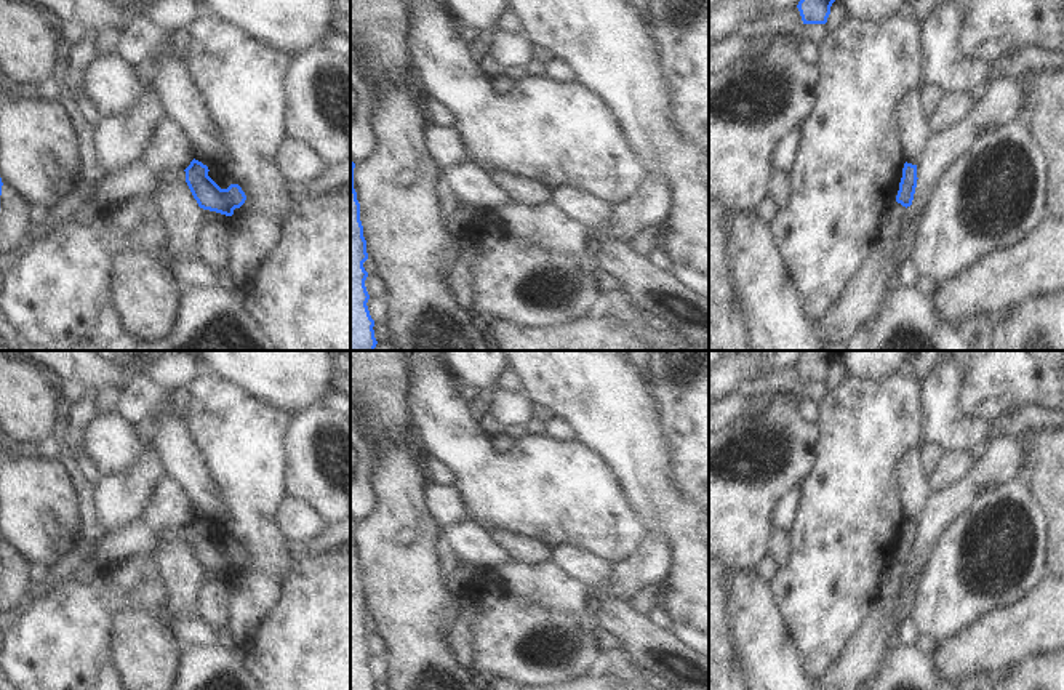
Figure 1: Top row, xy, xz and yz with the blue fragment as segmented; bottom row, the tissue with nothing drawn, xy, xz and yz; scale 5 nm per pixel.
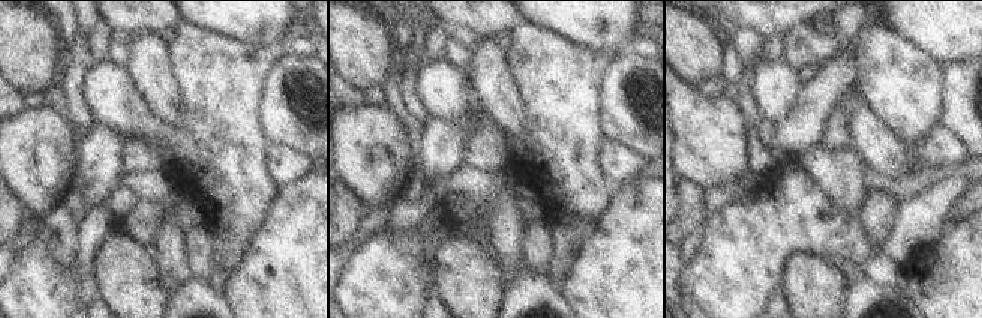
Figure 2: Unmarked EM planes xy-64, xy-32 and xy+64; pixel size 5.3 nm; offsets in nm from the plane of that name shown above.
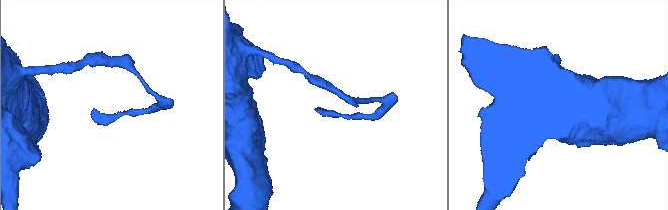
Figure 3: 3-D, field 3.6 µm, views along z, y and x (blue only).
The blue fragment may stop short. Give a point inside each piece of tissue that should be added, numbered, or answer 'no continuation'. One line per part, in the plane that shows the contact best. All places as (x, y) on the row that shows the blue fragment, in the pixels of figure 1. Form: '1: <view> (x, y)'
no continuation

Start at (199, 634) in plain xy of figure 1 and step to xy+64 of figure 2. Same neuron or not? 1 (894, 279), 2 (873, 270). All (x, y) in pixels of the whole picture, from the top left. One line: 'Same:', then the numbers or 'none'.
Same: 1, 2

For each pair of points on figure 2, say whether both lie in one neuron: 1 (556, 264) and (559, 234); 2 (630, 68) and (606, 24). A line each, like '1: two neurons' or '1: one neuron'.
1: one neuron
2: two neurons

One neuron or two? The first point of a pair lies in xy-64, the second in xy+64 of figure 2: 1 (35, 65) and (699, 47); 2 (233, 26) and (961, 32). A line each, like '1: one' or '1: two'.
1: one
2: one

